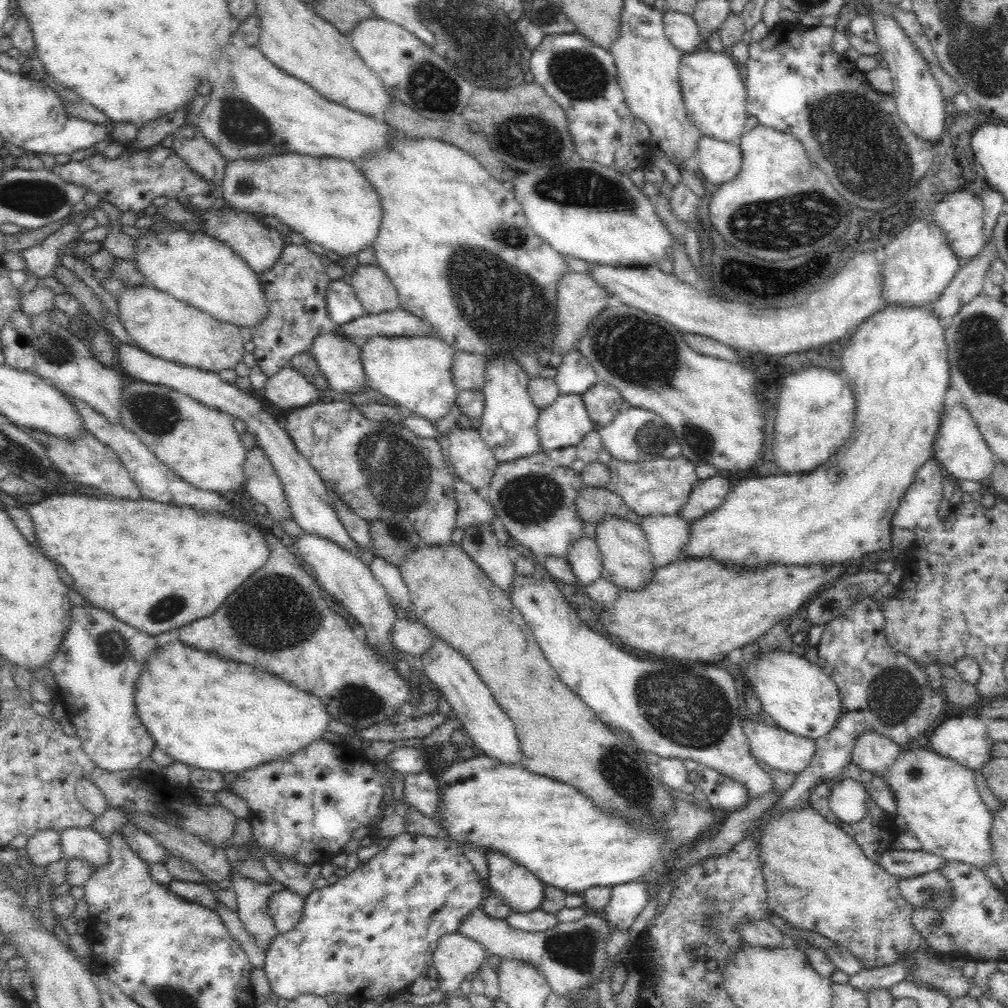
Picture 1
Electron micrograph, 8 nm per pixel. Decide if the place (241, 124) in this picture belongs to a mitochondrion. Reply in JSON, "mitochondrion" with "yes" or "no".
{"mitochondrion":"yes"}

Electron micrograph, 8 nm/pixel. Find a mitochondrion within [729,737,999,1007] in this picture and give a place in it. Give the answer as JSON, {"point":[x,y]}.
{"point":[934,893]}

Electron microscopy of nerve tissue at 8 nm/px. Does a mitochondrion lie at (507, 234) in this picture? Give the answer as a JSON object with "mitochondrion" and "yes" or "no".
{"mitochondrion":"yes"}

